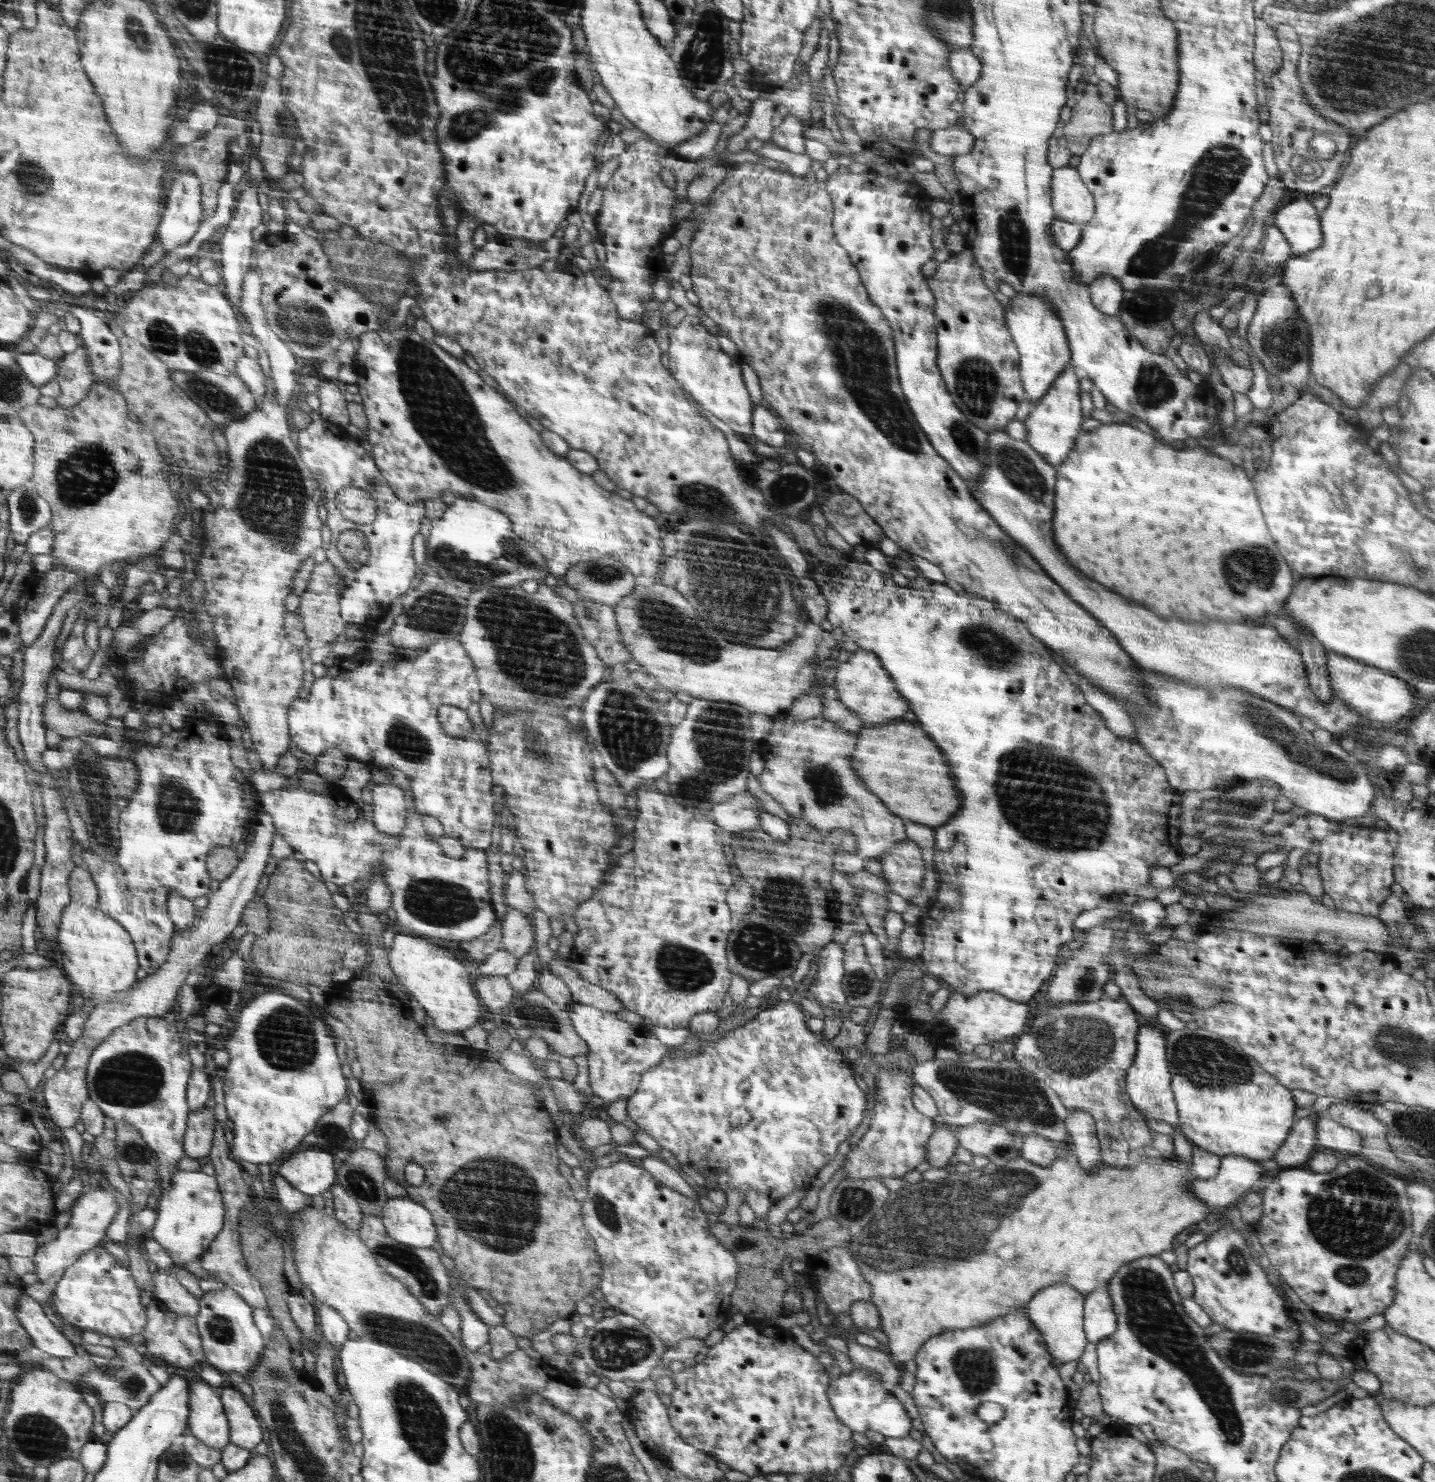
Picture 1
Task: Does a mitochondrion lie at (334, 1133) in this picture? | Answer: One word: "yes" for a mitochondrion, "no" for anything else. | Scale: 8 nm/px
yes

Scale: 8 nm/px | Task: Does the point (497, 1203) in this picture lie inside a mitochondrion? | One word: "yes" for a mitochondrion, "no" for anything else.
yes

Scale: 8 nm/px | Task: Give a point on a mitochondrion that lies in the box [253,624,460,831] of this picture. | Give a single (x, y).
(405, 740)

